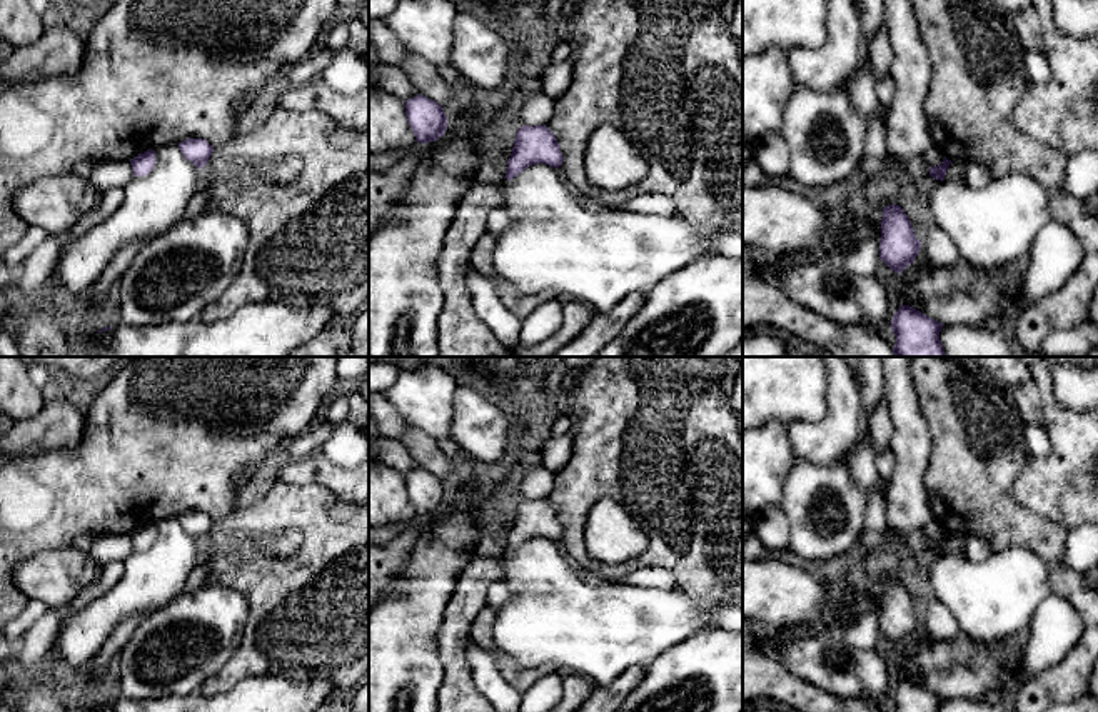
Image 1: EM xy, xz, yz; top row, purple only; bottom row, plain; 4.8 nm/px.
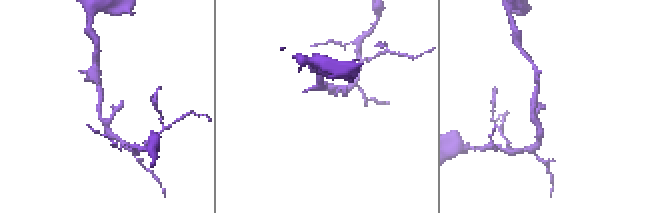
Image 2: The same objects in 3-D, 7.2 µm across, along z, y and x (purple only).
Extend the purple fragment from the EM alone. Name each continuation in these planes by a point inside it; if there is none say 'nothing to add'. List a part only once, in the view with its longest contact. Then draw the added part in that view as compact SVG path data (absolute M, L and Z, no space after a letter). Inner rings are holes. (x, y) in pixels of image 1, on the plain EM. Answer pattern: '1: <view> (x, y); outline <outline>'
nothing to add

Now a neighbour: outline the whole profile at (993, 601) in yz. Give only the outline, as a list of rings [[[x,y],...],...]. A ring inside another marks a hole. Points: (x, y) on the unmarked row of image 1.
[[[1023,547],[993,552],[985,562],[943,554],[929,570],[929,584],[934,597],[956,619],[959,630],[968,639],[983,644],[1023,640],[1036,607],[1053,594],[1048,564]]]

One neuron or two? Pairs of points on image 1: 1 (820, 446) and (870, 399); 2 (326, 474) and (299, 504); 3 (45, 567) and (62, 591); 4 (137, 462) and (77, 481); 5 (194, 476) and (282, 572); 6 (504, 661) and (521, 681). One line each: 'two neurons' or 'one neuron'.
1: two neurons
2: two neurons
3: one neuron
4: one neuron
5: two neurons
6: one neuron

